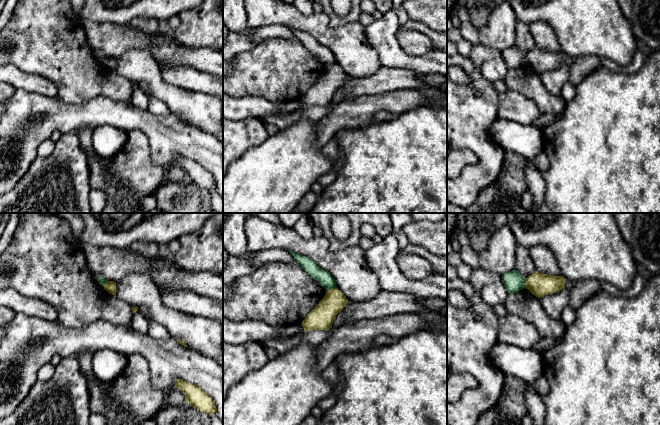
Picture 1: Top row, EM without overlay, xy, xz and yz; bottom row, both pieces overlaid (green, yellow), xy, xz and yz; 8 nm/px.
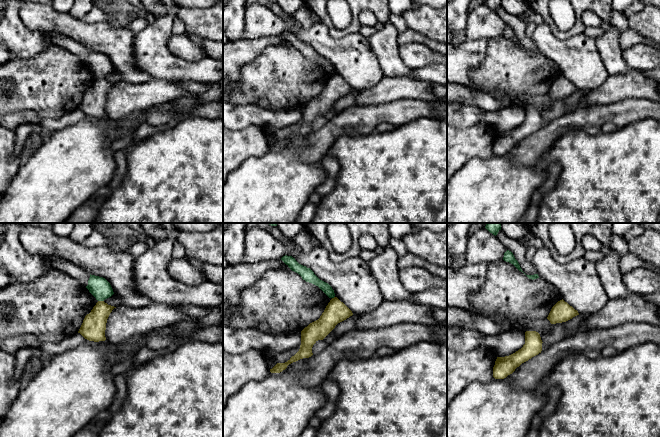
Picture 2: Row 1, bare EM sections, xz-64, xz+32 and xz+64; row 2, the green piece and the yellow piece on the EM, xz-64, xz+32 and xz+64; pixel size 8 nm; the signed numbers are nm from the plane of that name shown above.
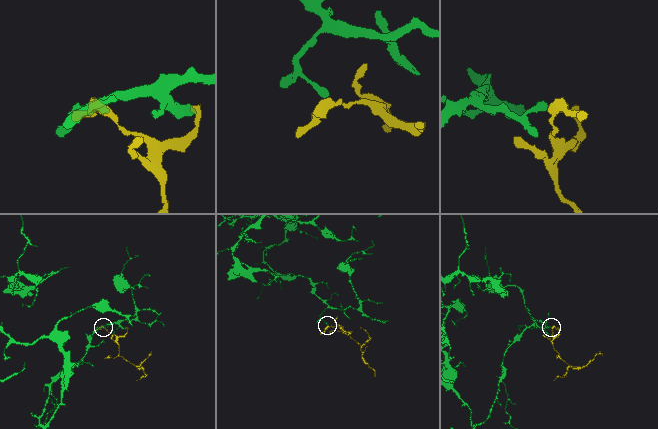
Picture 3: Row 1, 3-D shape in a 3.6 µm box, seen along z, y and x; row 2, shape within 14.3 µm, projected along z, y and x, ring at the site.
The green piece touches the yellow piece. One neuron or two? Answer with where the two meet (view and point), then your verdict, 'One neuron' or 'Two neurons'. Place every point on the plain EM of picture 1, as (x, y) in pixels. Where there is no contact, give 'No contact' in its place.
Touches green at xz (331, 64). Two neurons

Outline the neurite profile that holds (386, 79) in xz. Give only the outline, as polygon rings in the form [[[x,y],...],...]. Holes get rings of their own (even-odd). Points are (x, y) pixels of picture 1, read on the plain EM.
[[[381,67],[371,76],[349,76],[341,89],[346,93],[344,100],[360,96],[375,96],[396,90],[427,88],[422,74],[407,68]]]

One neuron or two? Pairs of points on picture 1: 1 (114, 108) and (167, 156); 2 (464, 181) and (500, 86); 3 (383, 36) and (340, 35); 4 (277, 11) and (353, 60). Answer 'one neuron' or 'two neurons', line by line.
1: one neuron
2: two neurons
3: two neurons
4: one neuron

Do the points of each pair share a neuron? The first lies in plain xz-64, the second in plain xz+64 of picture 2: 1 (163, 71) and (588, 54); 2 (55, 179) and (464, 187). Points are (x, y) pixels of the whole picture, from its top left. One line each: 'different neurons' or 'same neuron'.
1: different neurons
2: same neuron

